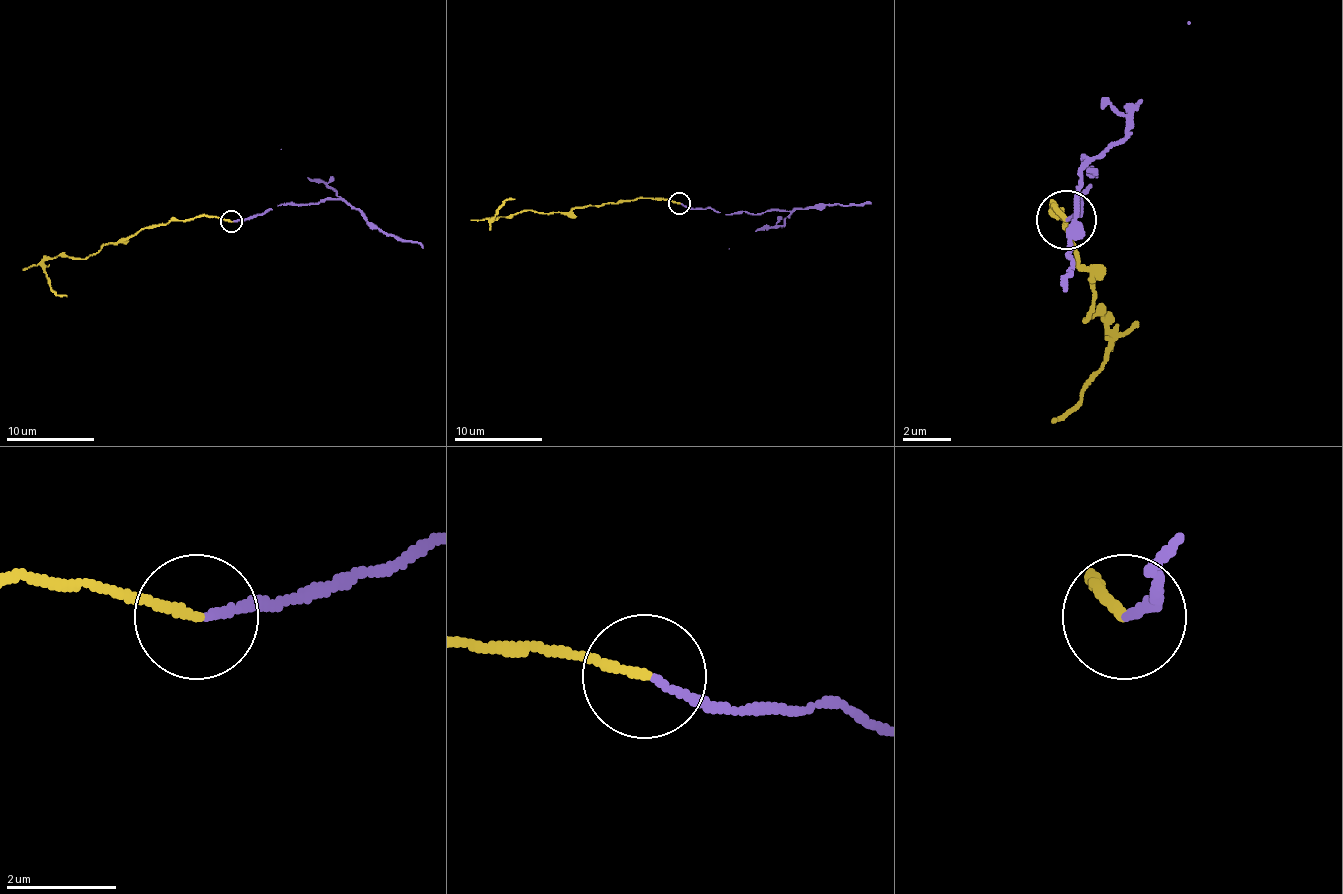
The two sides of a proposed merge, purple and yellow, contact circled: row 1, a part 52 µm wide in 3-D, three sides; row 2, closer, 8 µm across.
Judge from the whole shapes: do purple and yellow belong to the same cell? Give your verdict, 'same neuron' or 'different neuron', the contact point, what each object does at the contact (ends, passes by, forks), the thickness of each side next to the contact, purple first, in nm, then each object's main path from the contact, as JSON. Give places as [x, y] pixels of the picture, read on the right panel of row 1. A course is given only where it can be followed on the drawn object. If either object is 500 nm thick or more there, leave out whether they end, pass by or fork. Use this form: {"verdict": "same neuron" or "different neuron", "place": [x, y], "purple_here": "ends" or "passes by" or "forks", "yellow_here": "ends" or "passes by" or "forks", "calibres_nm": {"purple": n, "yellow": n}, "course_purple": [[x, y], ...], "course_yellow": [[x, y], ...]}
{"verdict": "different neuron", "place": [1066, 220], "purple_here": "ends", "yellow_here": "ends", "calibres_nm": {"purple": 150, "yellow": 160}, "course_purple": [[1068, 218], [1098, 176], [1086, 176], [1098, 170], [1086, 158], [1068, 248], [1068, 272], [1062, 290]], "course_yellow": [[1068, 218], [1050, 206], [1092, 272], [1086, 320], [1104, 320], [1110, 331], [1104, 367], [1056, 421]]}

